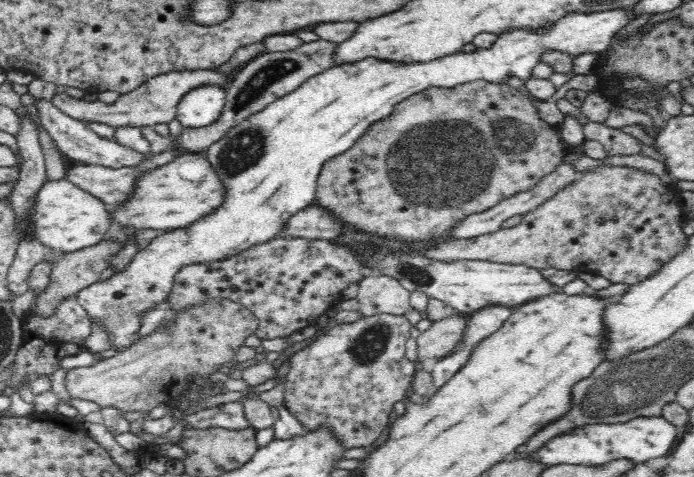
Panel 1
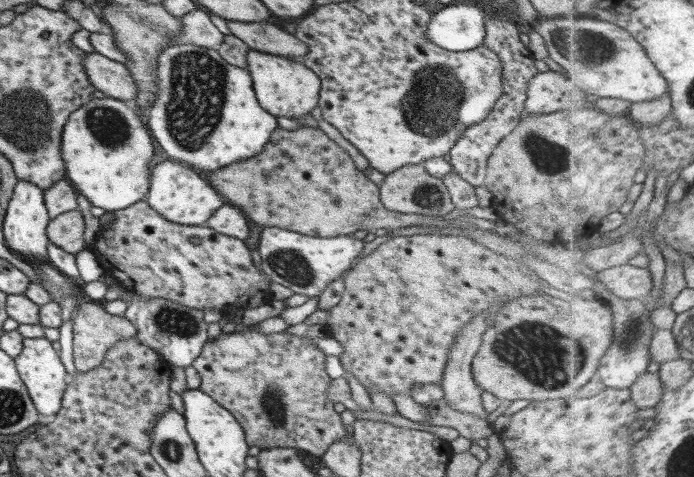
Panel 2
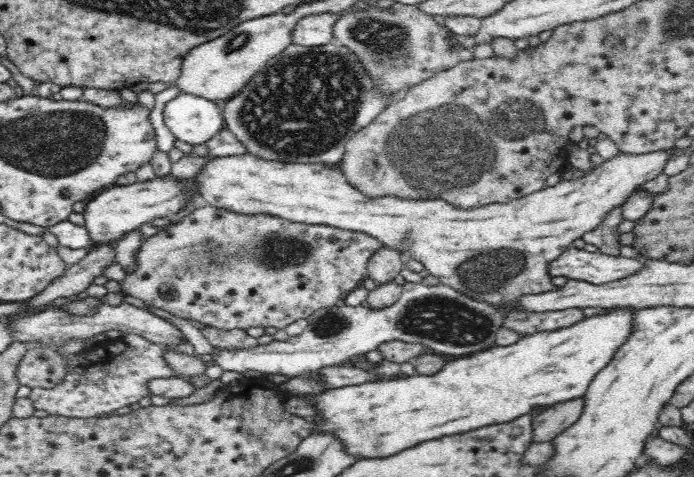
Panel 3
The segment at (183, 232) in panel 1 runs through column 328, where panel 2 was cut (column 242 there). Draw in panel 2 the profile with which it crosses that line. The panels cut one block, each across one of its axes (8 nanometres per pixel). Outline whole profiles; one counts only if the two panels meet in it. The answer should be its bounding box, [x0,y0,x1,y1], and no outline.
[145,44,278,172]

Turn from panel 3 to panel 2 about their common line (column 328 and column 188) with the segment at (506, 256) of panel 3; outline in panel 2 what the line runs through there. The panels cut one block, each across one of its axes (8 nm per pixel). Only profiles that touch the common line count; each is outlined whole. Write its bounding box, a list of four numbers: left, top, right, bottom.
[146,159,225,226]

